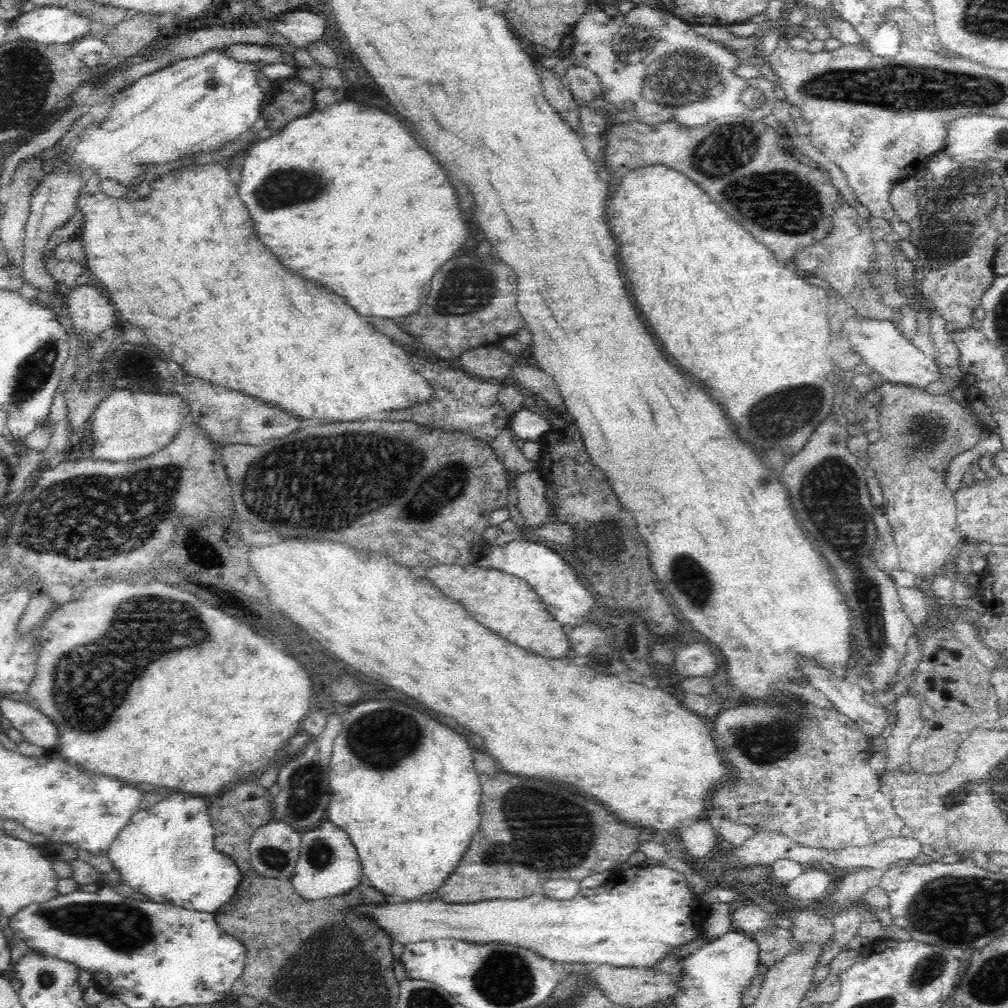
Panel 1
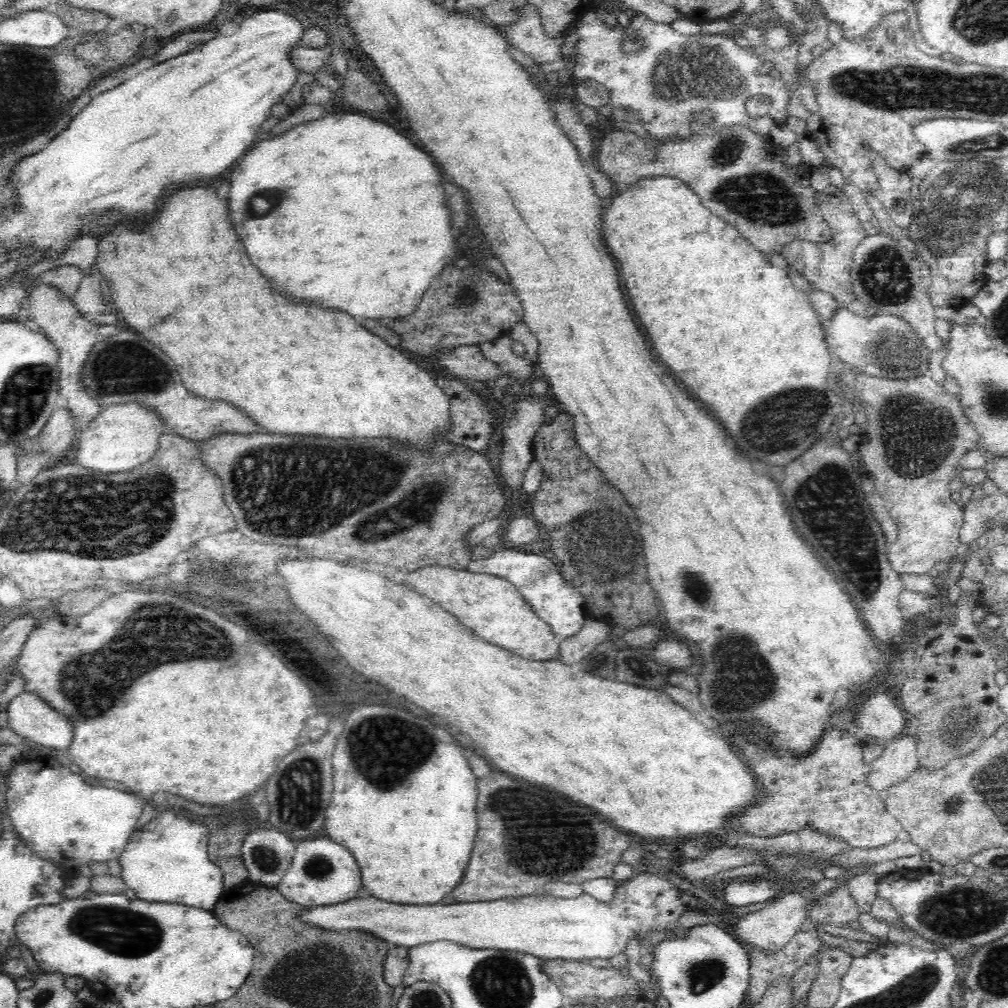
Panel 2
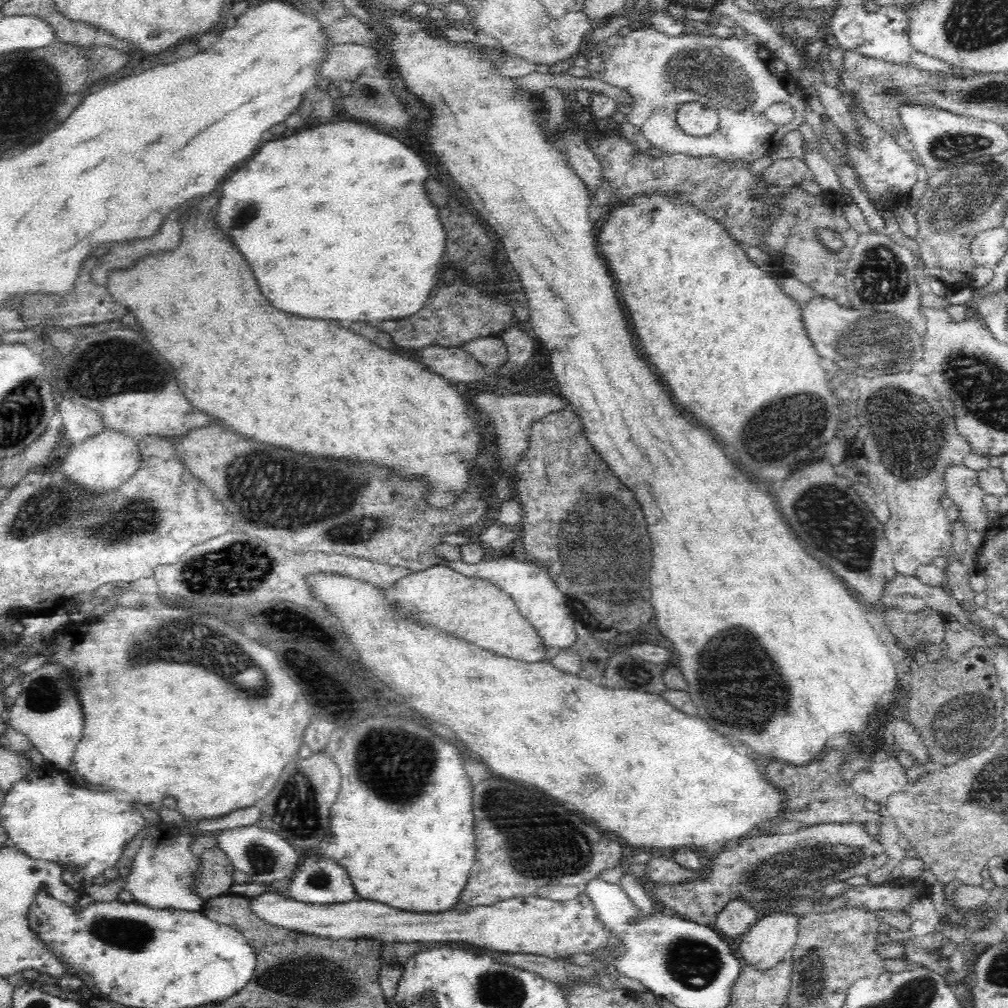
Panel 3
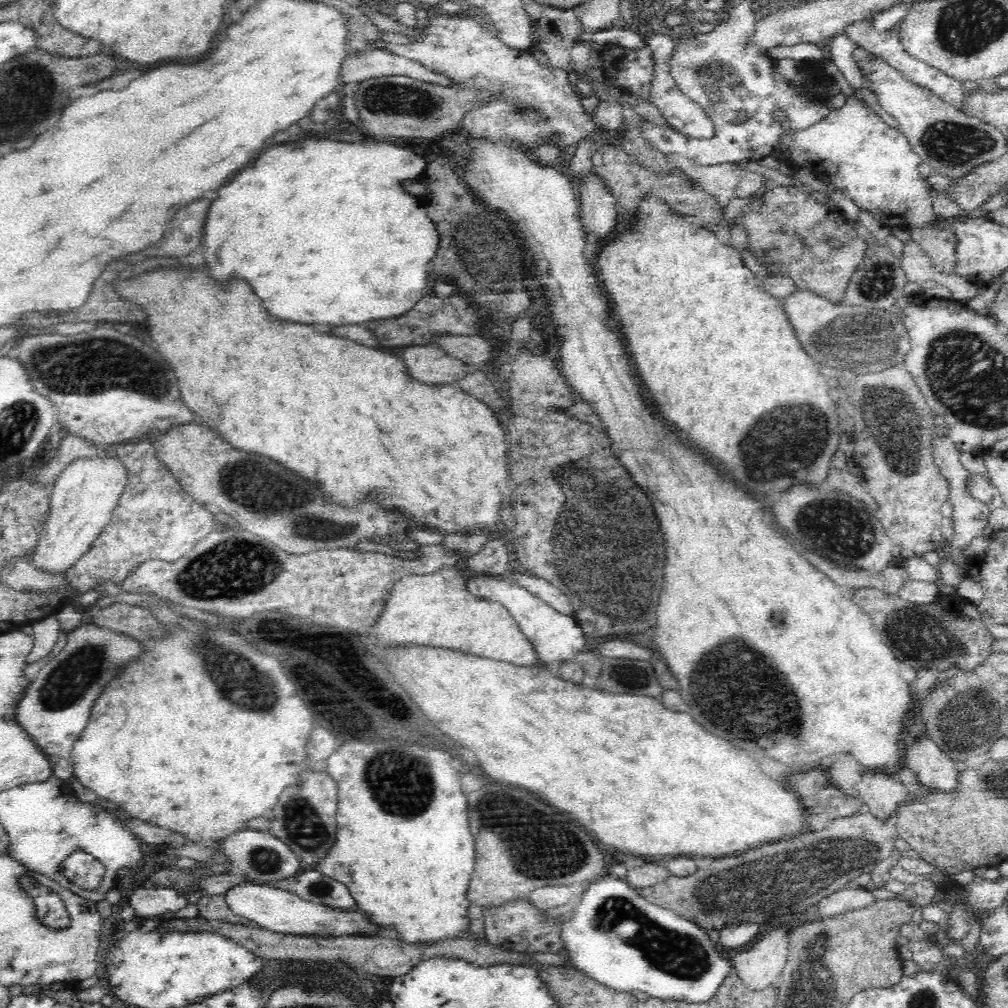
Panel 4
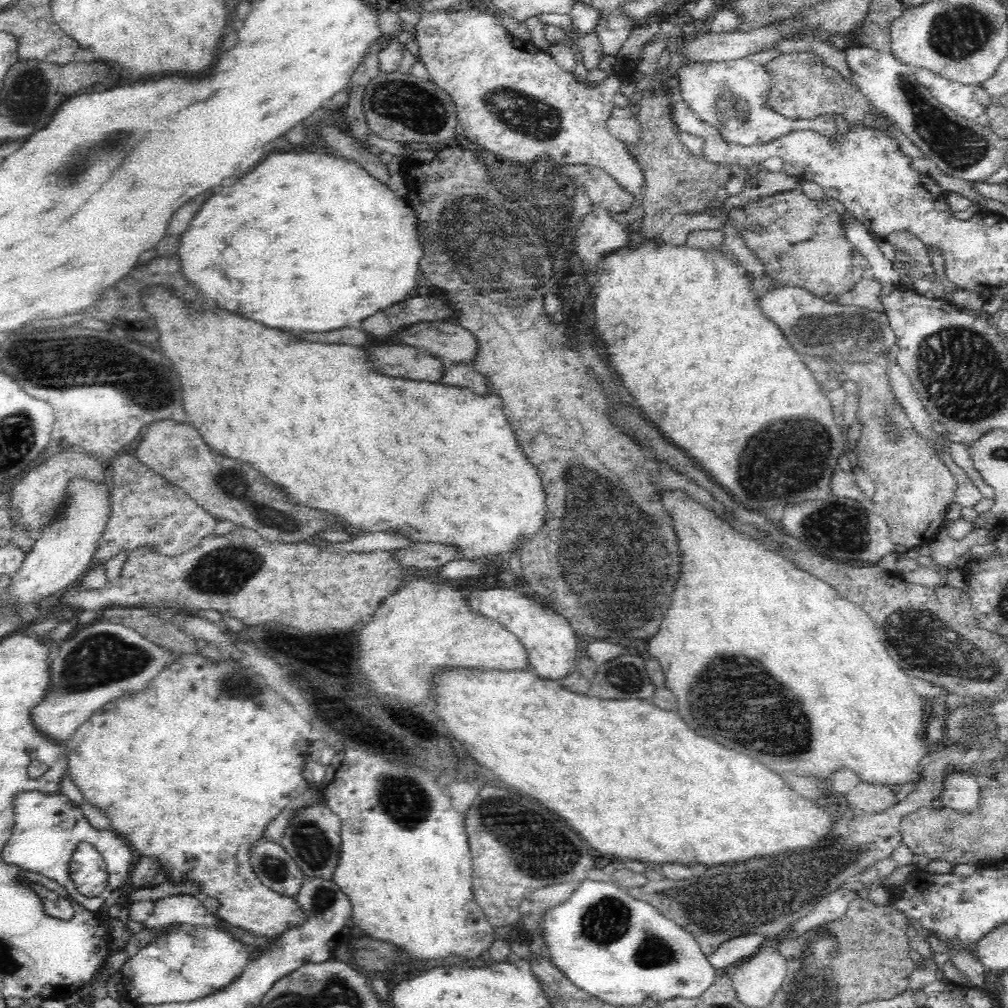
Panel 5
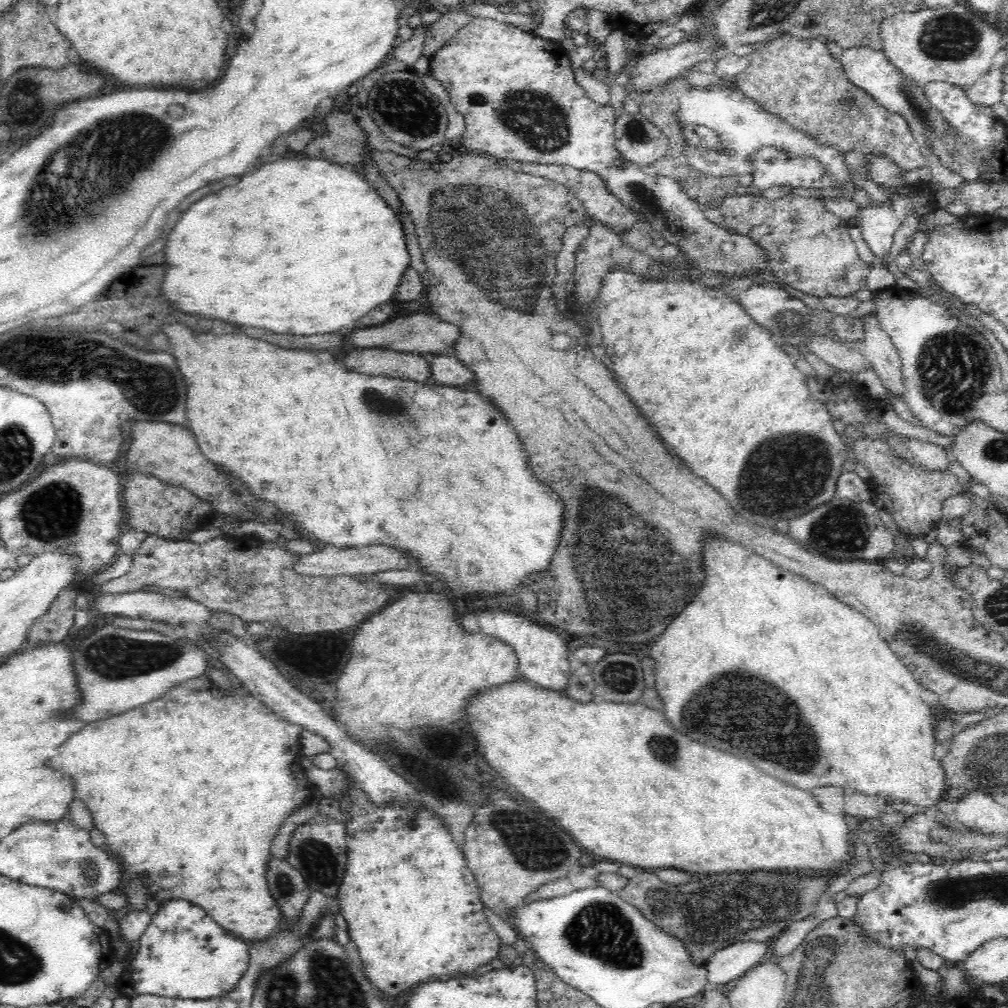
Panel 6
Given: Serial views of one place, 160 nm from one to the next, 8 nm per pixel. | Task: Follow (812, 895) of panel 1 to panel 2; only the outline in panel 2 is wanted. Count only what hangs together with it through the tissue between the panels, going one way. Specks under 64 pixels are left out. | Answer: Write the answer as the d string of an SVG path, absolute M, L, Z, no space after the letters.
M792 892L778 899L771 906L744 914L736 918L738 924L734 924L734 934L736 938L749 948L760 947L765 951L775 951L784 946L798 931L804 920L808 918L806 913L806 898L804 892Z

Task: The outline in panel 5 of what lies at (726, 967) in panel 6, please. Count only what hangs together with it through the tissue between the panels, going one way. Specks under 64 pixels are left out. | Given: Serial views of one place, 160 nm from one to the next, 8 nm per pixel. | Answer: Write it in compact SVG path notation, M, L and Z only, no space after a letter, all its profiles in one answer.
M758 933L736 935L722 942L722 946L710 956L710 962L716 969L724 969L734 965L736 961L752 956L760 948L764 936Z

